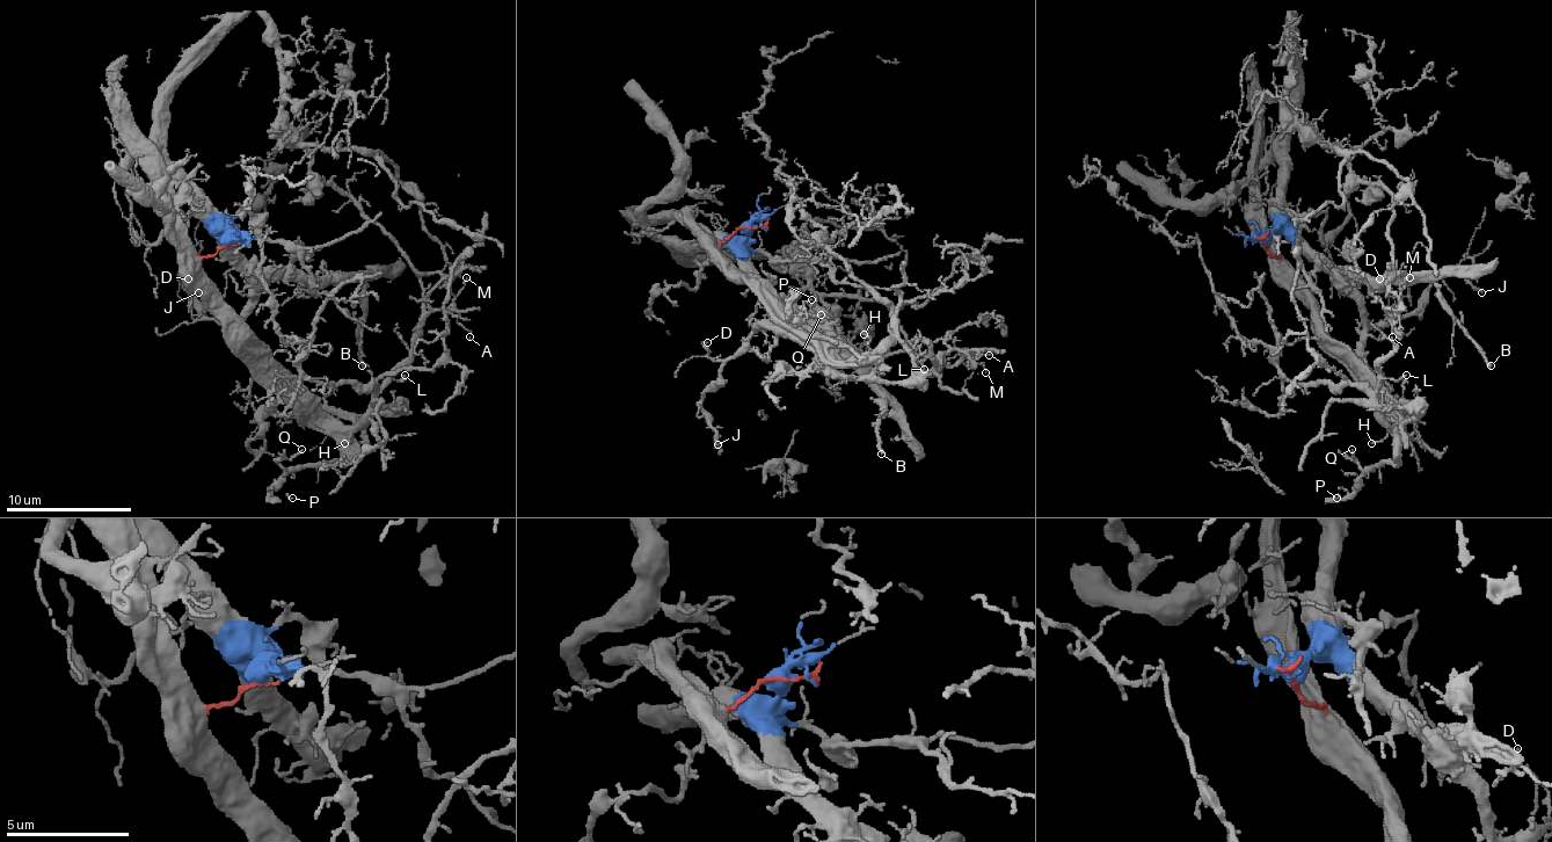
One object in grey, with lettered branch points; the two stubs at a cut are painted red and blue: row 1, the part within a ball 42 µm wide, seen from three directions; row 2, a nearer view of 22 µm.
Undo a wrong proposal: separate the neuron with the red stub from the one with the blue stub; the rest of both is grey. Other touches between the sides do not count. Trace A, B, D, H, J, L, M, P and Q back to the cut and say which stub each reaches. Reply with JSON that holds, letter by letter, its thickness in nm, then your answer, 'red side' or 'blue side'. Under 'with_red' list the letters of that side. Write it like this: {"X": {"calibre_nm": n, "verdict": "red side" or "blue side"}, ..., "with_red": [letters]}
{"A": {"calibre_nm": 80, "verdict": "red side"}, "B": {"calibre_nm": 200, "verdict": "blue side"}, "D": {"calibre_nm": 90, "verdict": "blue side"}, "H": {"calibre_nm": 110, "verdict": "red side"}, "J": {"calibre_nm": 170, "verdict": "blue side"}, "L": {"calibre_nm": 140, "verdict": "red side"}, "M": {"calibre_nm": 80, "verdict": "red side"}, "P": {"calibre_nm": 90, "verdict": "red side"}, "Q": {"calibre_nm": 140, "verdict": "red side"}, "with_red": ["A", "H", "L", "M", "P", "Q"]}

